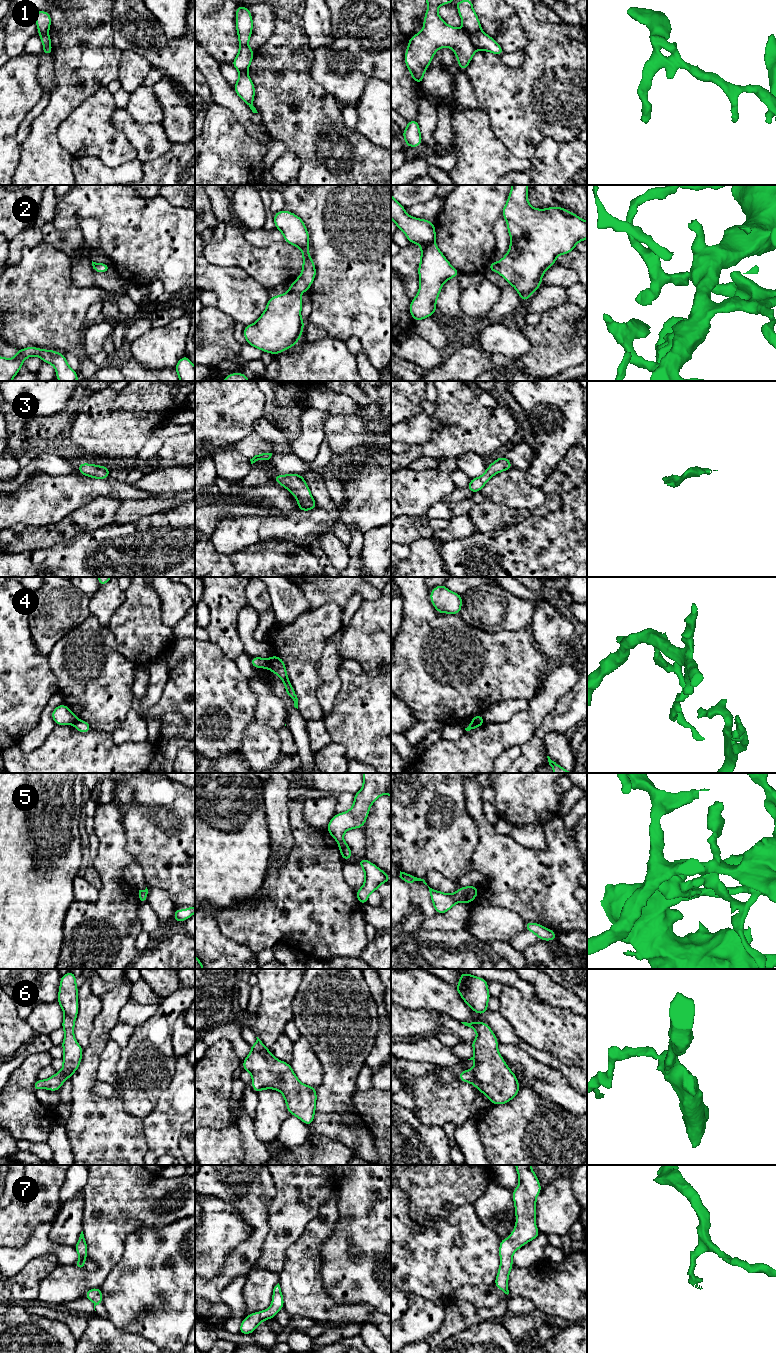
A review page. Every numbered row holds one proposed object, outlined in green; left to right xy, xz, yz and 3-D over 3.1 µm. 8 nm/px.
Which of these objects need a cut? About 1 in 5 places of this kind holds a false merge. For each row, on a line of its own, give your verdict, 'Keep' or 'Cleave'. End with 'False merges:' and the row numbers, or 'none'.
1: Keep
2: Keep
3: Keep
4: Cleave
5: Keep
6: Keep
7: Keep
False merges: 4

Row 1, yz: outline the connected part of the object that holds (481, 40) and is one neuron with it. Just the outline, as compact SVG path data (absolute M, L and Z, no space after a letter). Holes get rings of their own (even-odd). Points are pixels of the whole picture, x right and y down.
M454 0L426 1L428 8L423 19L423 29L409 39L404 59L412 79L418 84L423 84L423 75L440 48L450 47L463 71L466 71L477 48L499 57L504 53L501 46L481 30L480 21L472 8L474 0L456 3L463 23L462 29L446 24L437 13L440 5L450 4Z

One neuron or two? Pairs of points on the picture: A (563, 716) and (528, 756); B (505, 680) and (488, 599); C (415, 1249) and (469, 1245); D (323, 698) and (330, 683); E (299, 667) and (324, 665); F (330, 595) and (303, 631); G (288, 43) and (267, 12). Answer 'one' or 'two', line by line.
A: one
B: two
C: one
D: one
E: two
F: two
G: two

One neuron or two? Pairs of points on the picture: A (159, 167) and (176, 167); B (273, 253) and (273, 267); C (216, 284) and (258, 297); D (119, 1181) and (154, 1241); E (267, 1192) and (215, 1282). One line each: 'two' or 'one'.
A: one
B: one
C: one
D: two
E: one

